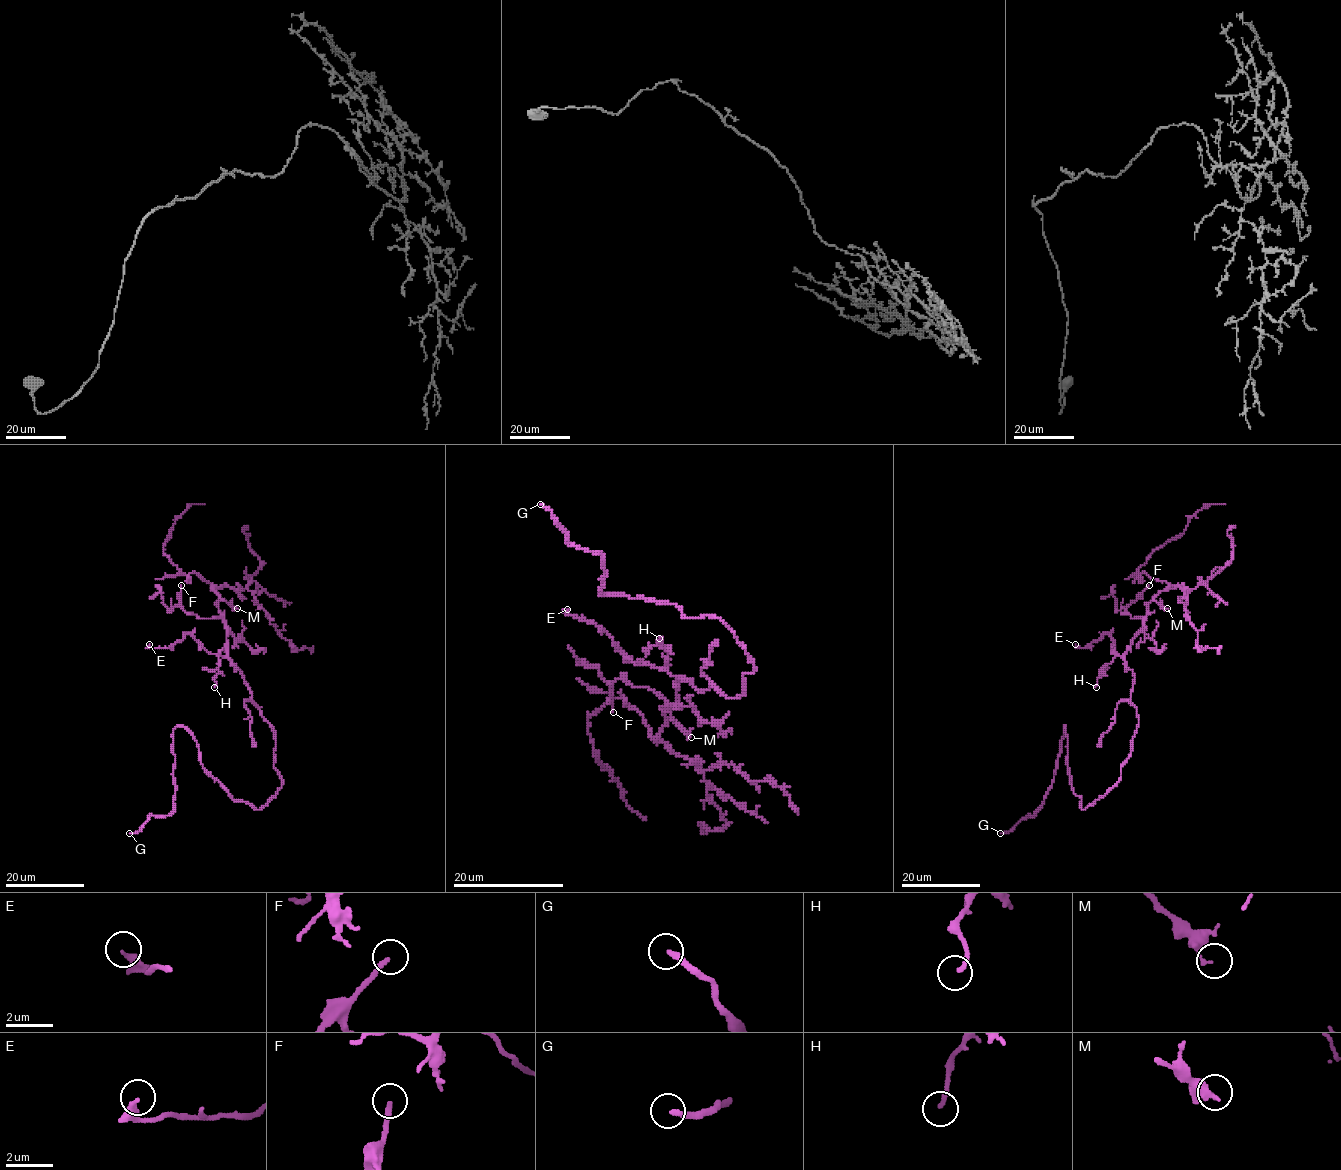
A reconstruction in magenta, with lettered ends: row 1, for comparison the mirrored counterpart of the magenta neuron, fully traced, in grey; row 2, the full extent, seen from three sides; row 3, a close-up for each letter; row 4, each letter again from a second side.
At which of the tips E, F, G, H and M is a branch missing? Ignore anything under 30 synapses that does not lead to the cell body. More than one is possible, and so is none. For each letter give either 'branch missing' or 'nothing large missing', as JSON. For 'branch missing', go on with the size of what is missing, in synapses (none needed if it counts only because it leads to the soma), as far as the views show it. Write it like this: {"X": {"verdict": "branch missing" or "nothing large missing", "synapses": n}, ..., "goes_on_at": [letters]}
{"E": {"verdict": "nothing large missing"}, "F": {"verdict": "branch missing", "synapses": 60}, "G": {"verdict": "branch missing"}, "H": {"verdict": "nothing large missing"}, "M": {"verdict": "nothing large missing"}, "goes_on_at": ["F", "G"]}

